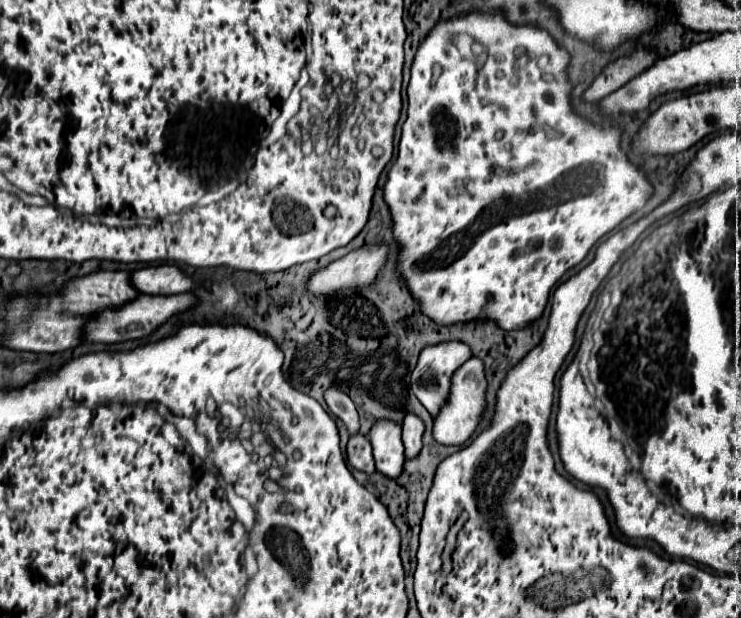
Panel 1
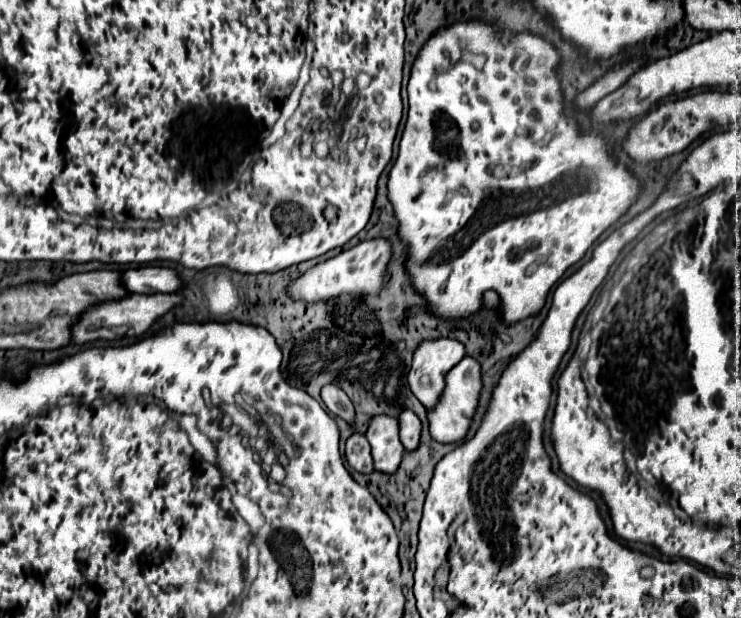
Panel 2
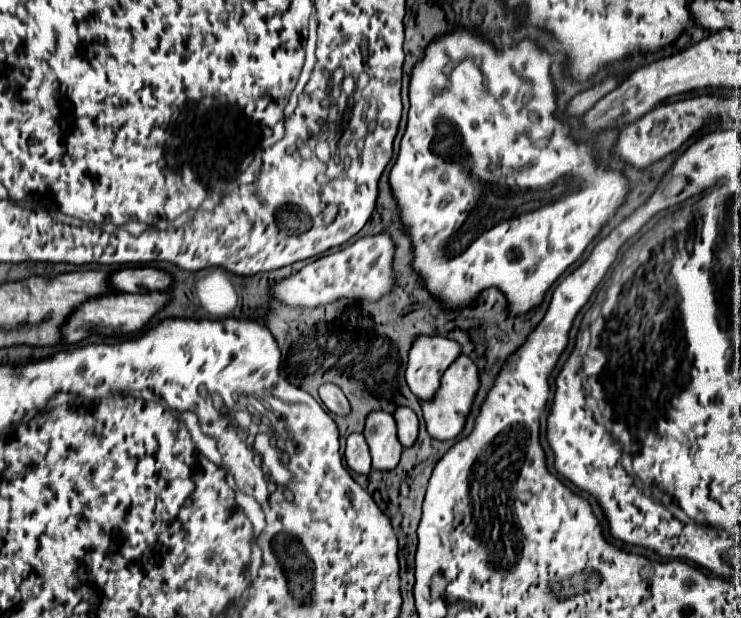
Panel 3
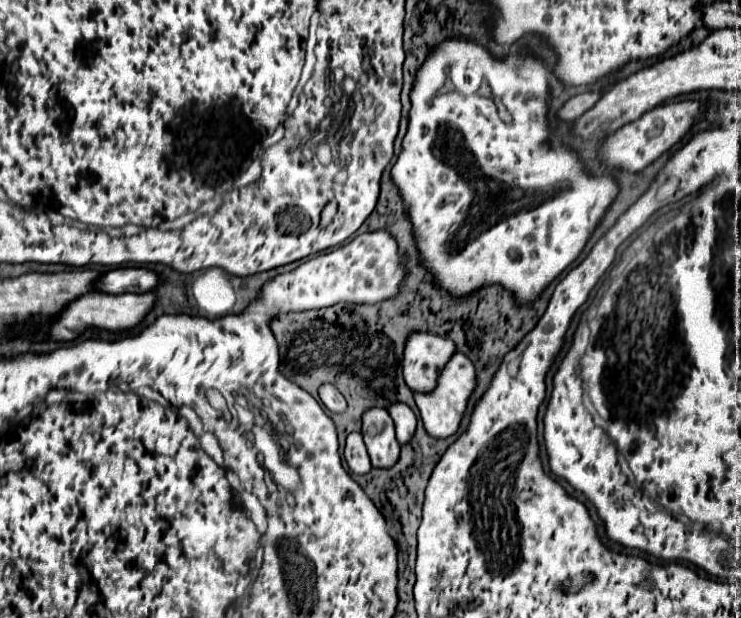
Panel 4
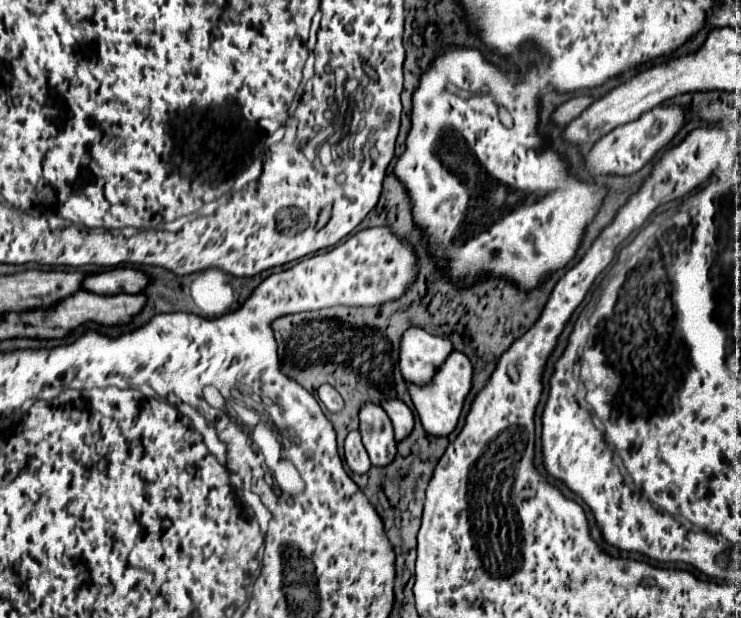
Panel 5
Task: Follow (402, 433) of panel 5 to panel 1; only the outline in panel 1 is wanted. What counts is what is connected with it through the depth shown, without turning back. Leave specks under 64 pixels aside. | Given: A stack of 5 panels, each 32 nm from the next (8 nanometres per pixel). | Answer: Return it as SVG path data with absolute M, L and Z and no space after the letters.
M412 412L408 416L404 416L404 420L402 420L402 442L406 446L406 456L408 458L412 458L420 452L422 432L424 432L424 424L418 416L412 416Z

